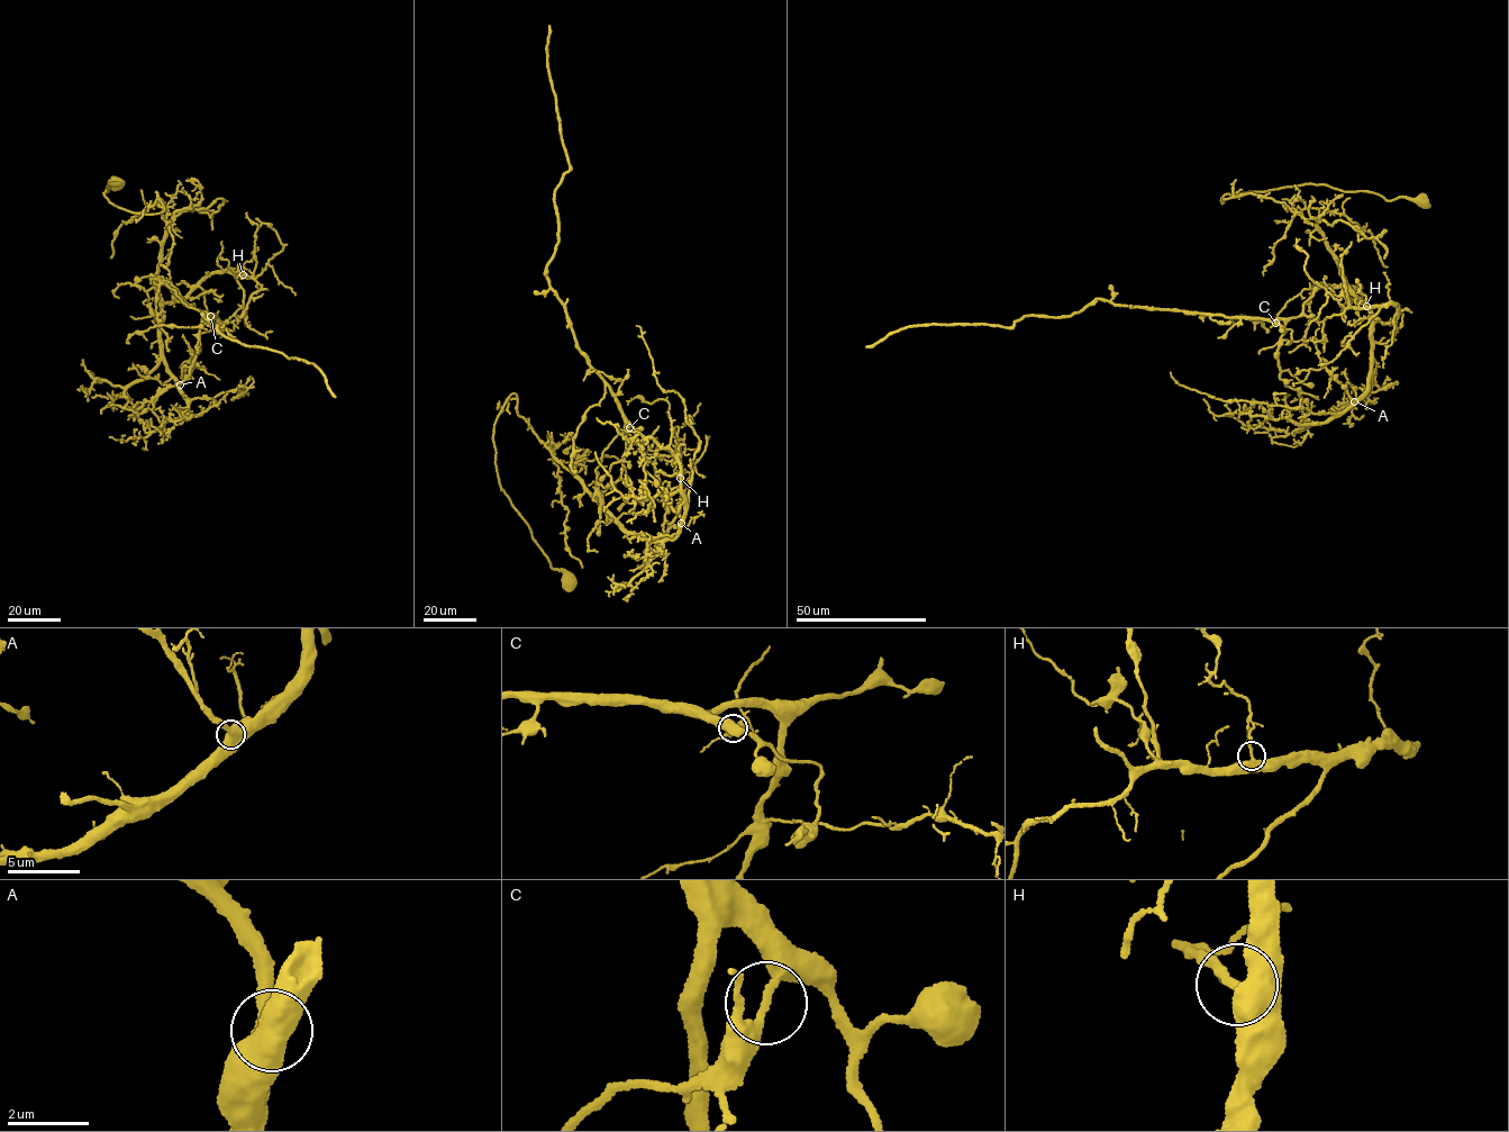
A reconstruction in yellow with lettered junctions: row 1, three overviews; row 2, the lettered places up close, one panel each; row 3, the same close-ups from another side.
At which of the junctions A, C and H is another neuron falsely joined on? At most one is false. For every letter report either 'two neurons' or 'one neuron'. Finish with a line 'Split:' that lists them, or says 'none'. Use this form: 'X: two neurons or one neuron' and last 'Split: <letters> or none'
A: one neuron
C: two neurons
H: one neuron
Split: C

